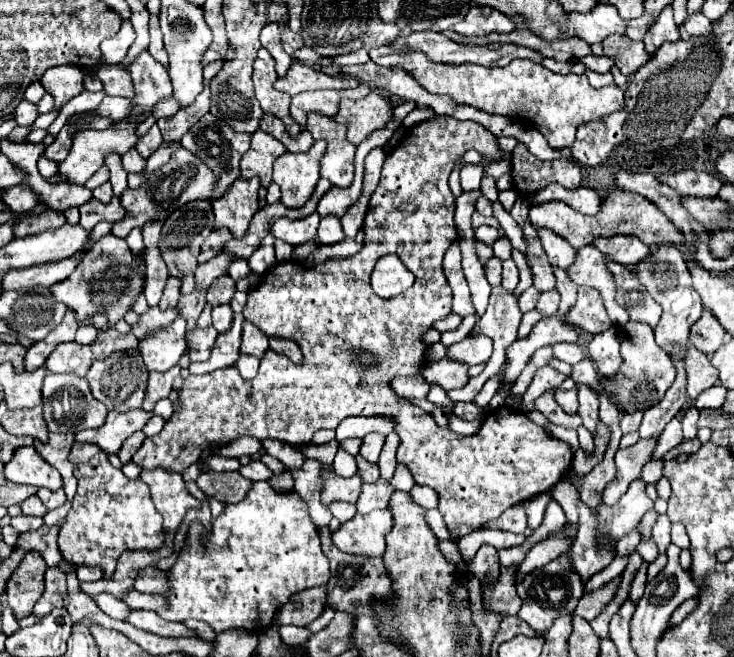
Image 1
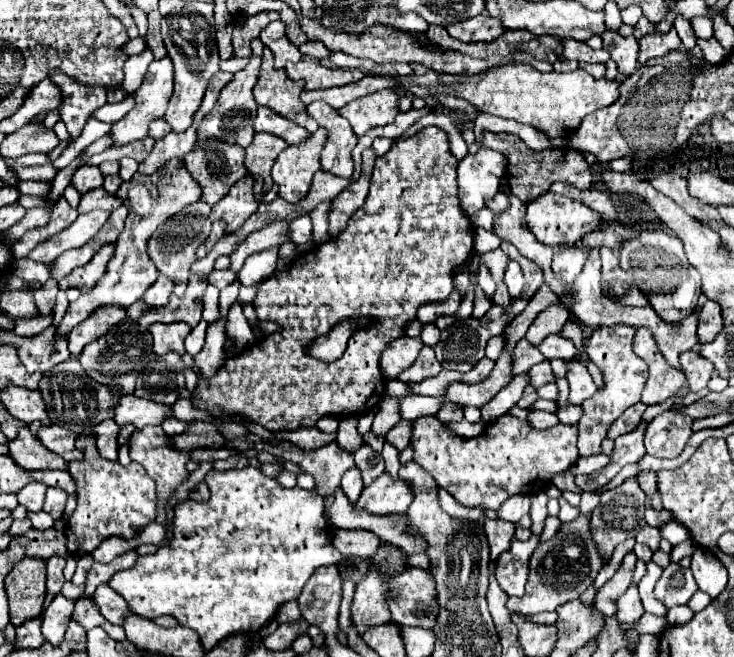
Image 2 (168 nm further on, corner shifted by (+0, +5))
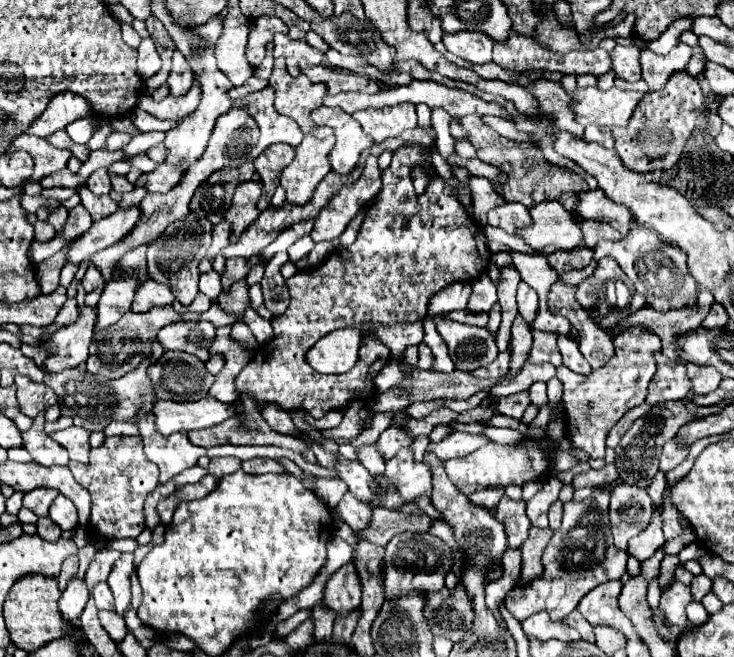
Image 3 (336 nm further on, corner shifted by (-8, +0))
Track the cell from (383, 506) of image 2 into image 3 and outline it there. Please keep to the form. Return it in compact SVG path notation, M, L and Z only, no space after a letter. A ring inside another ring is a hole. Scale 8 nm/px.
M401 447L399 453L387 461L385 475L407 501L429 493L431 489L431 469L427 463L417 463L413 459L411 447Z

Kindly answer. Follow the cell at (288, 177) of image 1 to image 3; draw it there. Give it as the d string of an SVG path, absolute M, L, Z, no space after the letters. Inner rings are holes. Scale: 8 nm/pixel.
M305 135L301 145L295 149L295 159L281 173L281 187L287 191L287 201L305 205L317 183L331 171L327 155L335 145L335 137L317 139Z

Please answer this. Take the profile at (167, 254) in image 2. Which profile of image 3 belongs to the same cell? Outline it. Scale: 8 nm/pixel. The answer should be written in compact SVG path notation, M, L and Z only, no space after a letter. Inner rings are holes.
M187 215L187 219L183 219L179 223L179 231L175 231L173 235L163 233L155 243L149 245L147 251L147 273L153 281L163 283L167 287L171 287L175 299L181 305L189 305L195 295L197 295L197 283L199 283L199 259L203 259L205 249L211 243L211 223L207 219L199 219L195 215Z

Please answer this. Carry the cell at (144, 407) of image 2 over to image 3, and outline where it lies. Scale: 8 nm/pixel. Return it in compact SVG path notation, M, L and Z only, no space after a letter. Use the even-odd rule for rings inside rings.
M203 397L199 401L179 403L179 401L157 401L153 407L157 429L163 435L177 431L205 429L223 423L235 415L231 403L221 403L215 397Z

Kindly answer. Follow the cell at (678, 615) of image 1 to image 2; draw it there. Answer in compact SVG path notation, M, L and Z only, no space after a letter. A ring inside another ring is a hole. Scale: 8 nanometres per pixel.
M699 590L699 592L693 594L693 598L689 600L687 606L689 606L693 612L701 612L709 602L711 602L711 596L709 596L709 594L703 594L703 592Z

